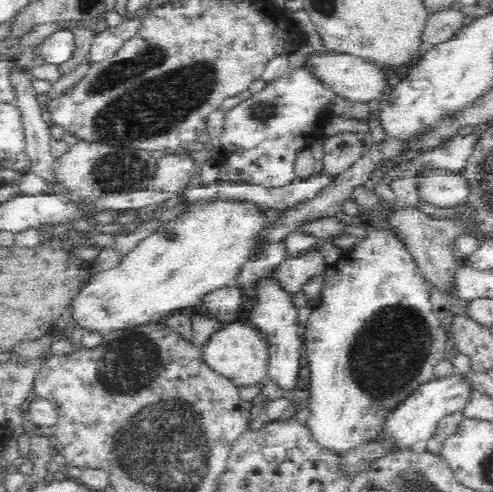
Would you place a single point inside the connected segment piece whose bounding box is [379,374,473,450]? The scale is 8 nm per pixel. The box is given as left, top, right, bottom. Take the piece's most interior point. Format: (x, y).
(413, 421)

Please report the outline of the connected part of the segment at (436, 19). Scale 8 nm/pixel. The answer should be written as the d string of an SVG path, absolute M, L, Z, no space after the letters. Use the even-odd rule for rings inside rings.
M452 6L449 9L433 10L422 32L422 50L454 38L465 21L466 15Z

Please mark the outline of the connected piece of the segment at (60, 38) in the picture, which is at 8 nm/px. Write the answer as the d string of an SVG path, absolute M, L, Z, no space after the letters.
M69 29L58 30L47 36L40 44L41 54L39 61L42 63L64 64L72 58L75 49L75 38Z

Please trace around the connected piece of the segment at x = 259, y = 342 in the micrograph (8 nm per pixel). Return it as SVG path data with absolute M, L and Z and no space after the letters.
M244 320L227 324L222 331L216 332L201 349L206 365L218 375L230 380L236 387L249 387L267 378L268 342L254 326Z

